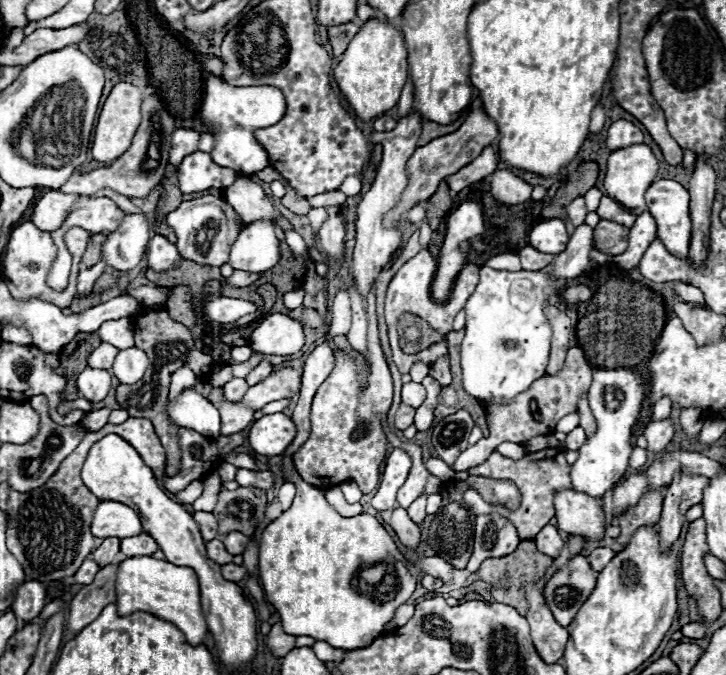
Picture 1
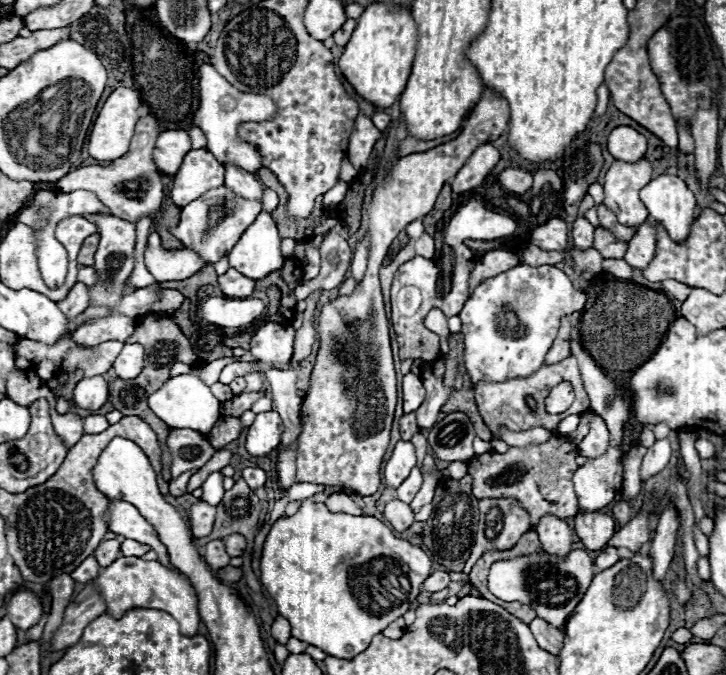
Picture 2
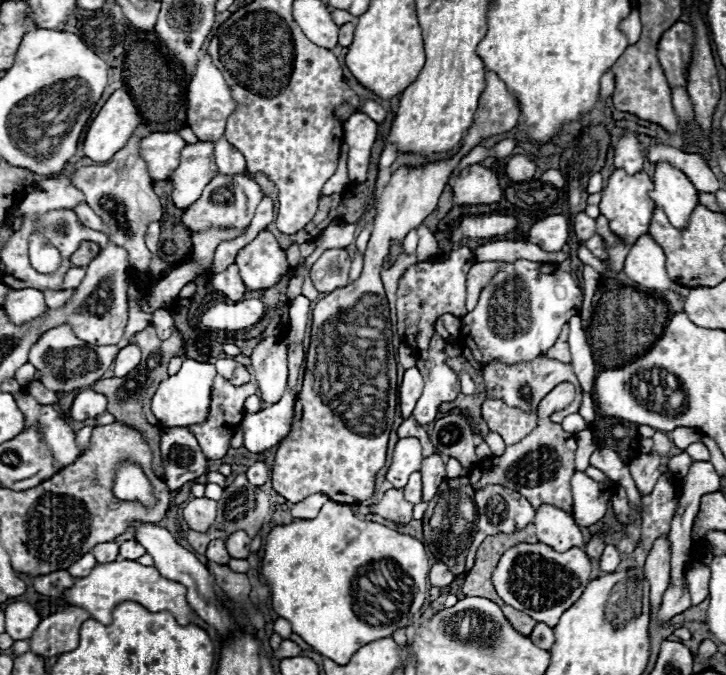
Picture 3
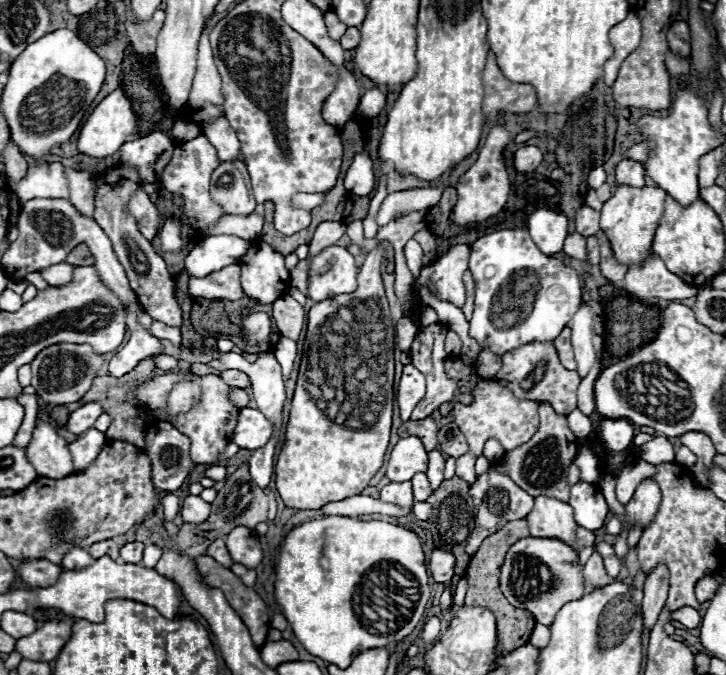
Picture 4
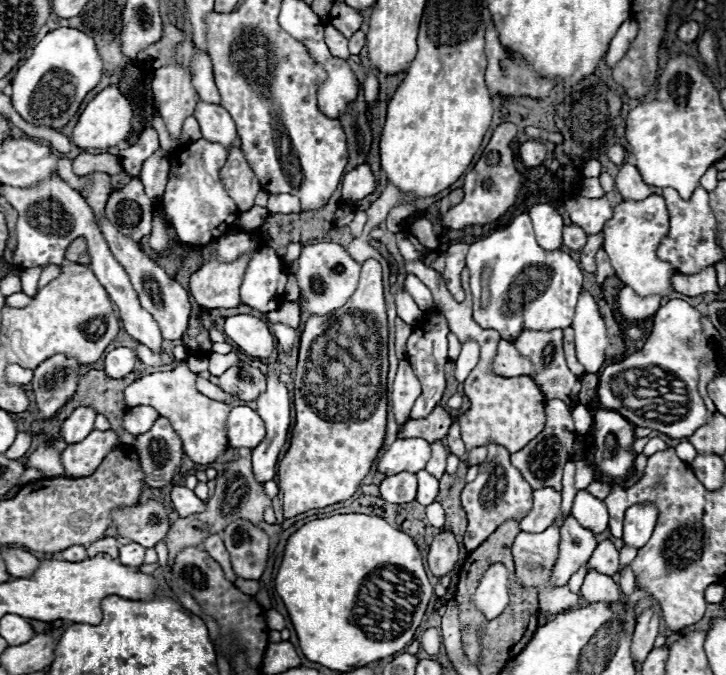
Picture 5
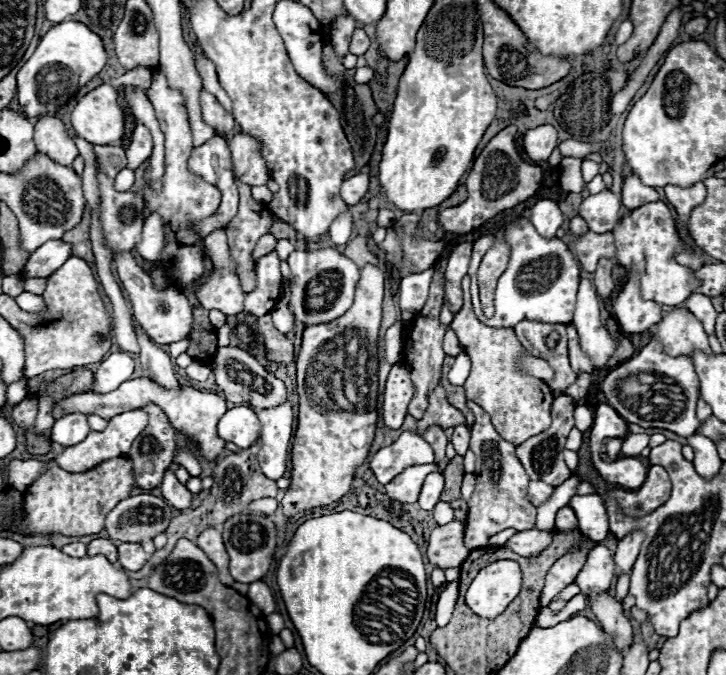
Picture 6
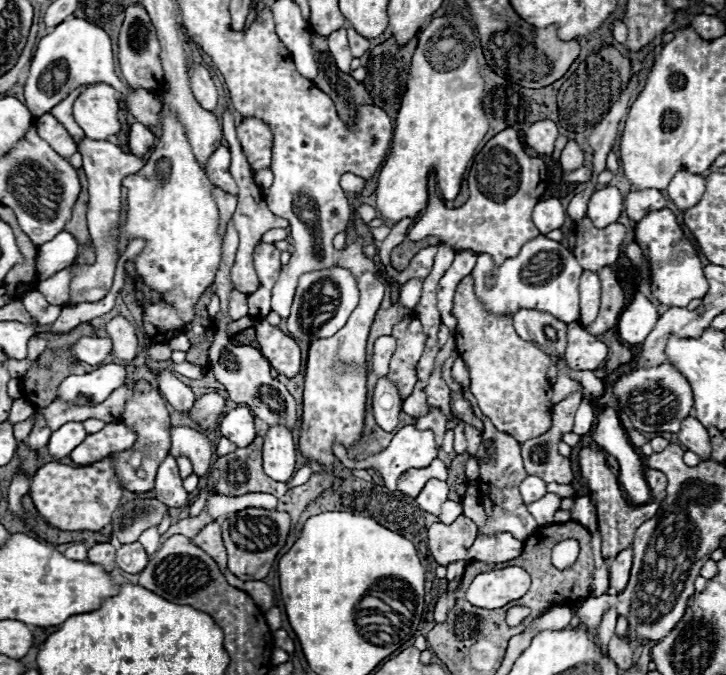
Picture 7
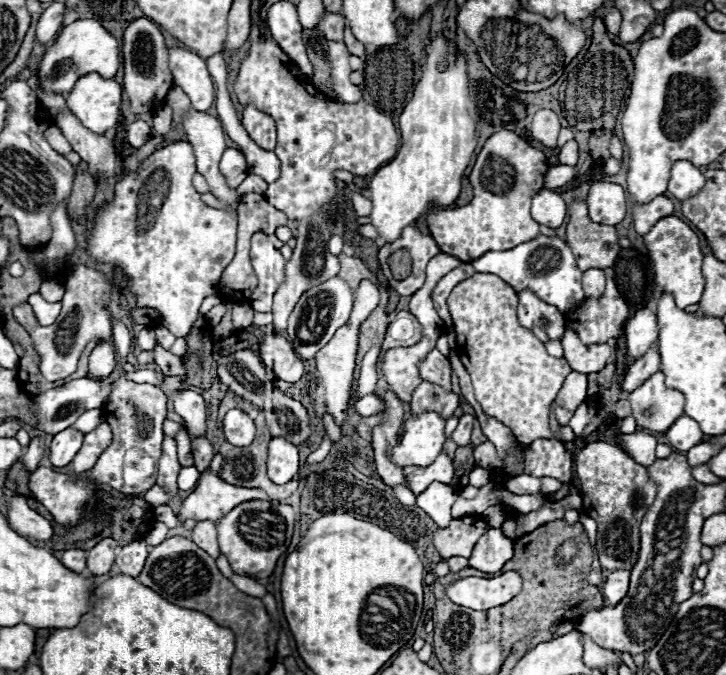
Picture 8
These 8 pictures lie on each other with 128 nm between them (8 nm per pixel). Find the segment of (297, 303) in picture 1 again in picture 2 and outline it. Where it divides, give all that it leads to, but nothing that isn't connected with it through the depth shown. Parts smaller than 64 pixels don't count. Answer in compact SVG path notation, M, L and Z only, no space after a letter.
M330 234L324 238L320 246L320 274L312 280L300 282L294 290L296 300L304 300L314 290L332 290L344 282L344 276L352 262L352 250L344 238L338 234Z

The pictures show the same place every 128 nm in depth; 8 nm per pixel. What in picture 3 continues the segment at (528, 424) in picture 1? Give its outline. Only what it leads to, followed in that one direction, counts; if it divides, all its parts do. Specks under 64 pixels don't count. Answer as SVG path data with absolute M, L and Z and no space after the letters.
M542 354L542 356L534 358L532 362L520 362L520 364L512 364L512 366L510 366L510 364L502 362L502 360L494 360L494 362L490 362L490 364L484 366L486 396L488 396L488 398L502 398L508 406L516 406L516 408L522 408L522 410L526 410L526 412L536 410L536 408L538 408L538 402L540 402L554 386L558 386L558 384L562 384L562 382L572 382L572 384L576 386L576 398L574 398L574 402L572 402L568 408L564 408L564 410L552 414L552 420L558 422L558 424L560 424L568 414L578 412L580 402L582 402L582 390L580 390L580 384L578 384L578 380L576 380L576 376L574 376L570 364L560 364L558 360L552 360L552 358L548 358L546 354Z

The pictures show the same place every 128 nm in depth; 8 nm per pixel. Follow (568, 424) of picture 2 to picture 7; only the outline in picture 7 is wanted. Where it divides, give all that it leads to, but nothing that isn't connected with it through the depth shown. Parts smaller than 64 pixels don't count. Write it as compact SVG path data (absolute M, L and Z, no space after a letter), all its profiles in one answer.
M582 400L582 404L578 406L576 410L576 420L574 420L574 434L586 434L590 432L592 428L592 422L594 422L594 408L592 408L592 402L590 400Z

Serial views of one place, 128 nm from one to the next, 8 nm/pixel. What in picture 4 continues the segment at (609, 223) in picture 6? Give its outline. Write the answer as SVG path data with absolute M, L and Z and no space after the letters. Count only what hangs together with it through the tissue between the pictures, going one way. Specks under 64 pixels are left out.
M580 206L576 210L576 232L580 232L582 236L594 236L600 226L600 212L592 210L590 206Z

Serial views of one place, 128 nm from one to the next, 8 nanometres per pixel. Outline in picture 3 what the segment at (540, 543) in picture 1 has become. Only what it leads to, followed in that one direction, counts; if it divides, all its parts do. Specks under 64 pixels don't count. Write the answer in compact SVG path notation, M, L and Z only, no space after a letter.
M542 504L536 510L534 526L538 541L558 552L565 552L572 546L578 546L578 548L586 546L584 536L580 532L578 524L574 522L572 514L562 510L562 508L556 508L552 504Z

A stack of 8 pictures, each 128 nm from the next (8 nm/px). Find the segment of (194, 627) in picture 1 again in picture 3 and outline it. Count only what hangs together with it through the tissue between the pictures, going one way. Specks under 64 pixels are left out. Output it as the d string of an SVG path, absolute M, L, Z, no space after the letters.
M116 560L116 562L96 564L96 568L88 576L76 578L74 584L62 592L62 600L68 606L84 608L90 614L90 618L102 624L110 624L114 606L128 600L142 604L150 612L170 612L182 626L190 624L190 614L192 614L192 608L186 602L186 588L182 584L162 578L154 566L142 566L136 560L120 560L120 562Z

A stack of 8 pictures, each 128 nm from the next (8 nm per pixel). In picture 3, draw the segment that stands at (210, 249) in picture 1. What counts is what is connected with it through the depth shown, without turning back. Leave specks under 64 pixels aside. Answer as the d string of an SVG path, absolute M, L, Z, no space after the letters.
M216 174L212 178L212 182L204 188L200 200L190 206L188 210L184 210L182 222L186 224L186 228L190 232L198 232L204 230L208 226L224 226L224 228L246 228L250 226L250 220L256 212L256 206L262 200L262 192L260 186L246 174L234 174L234 176L226 176L226 174Z

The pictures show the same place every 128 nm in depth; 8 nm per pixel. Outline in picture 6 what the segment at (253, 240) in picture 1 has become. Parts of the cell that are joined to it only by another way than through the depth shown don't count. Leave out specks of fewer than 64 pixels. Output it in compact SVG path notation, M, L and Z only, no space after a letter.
M270 252L256 260L256 290L246 294L246 312L260 318L268 314L280 296L282 274L280 274L280 258L276 252Z

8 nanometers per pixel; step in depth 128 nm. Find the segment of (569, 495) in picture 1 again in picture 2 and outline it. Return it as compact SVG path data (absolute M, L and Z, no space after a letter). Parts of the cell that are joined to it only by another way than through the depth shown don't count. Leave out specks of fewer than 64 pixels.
M578 512L572 518L572 526L576 530L576 536L586 546L586 550L602 550L608 544L608 540L614 536L614 520L598 512L590 514Z

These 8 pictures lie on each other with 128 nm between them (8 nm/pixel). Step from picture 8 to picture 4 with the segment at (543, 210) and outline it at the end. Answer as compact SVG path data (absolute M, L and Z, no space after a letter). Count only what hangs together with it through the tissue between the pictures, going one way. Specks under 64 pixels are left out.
M546 208L534 210L528 218L528 228L532 240L544 254L552 256L556 252L562 252L564 238L568 236L568 220L564 214Z

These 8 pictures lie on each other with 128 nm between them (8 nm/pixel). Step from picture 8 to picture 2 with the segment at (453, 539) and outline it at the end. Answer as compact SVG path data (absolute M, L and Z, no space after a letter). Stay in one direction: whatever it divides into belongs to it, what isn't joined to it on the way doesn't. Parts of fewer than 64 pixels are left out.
M434 572L434 574L430 574L430 576L426 578L424 590L428 590L428 592L440 592L440 590L448 588L448 584L450 584L448 572Z

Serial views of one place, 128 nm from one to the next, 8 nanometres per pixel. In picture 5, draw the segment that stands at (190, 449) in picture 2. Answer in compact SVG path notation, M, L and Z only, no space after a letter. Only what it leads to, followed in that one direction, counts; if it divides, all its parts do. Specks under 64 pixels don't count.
M158 418L150 432L136 436L134 450L150 488L164 488L172 482L182 460L182 442L166 418Z

